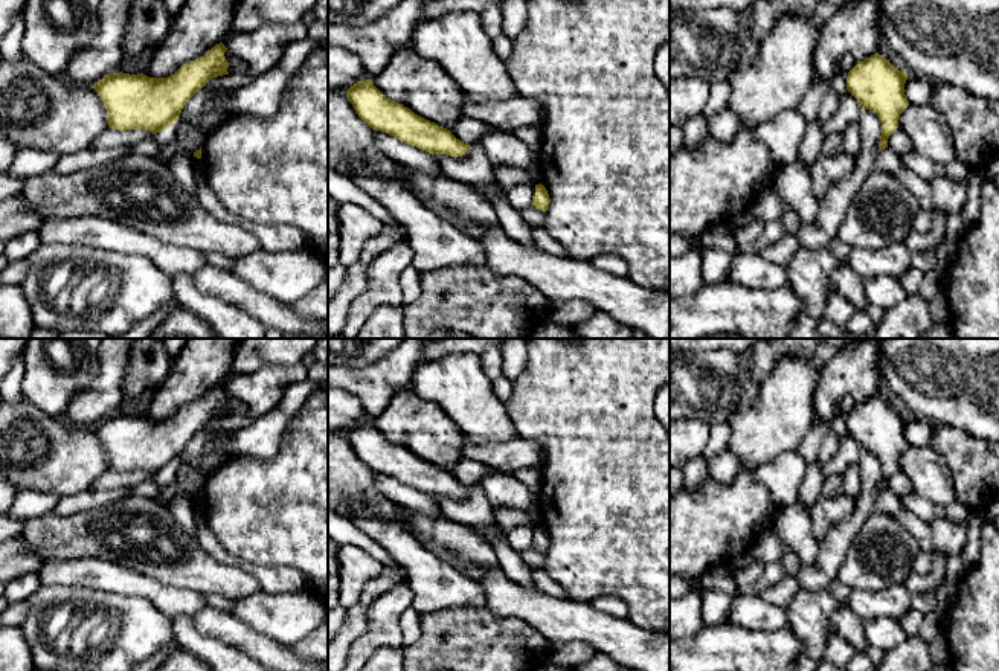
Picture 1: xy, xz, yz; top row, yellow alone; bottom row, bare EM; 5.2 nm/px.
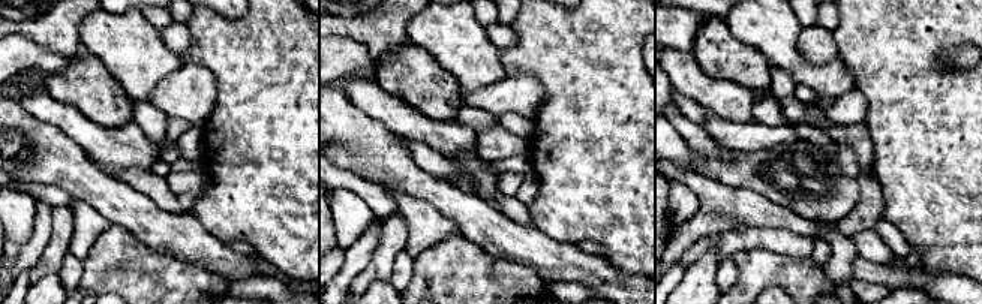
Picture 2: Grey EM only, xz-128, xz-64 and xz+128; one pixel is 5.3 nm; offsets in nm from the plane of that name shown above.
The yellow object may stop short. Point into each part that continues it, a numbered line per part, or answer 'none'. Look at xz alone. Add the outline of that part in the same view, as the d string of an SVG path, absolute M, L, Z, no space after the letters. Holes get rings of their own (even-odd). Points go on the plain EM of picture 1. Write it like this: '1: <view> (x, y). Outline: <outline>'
none

